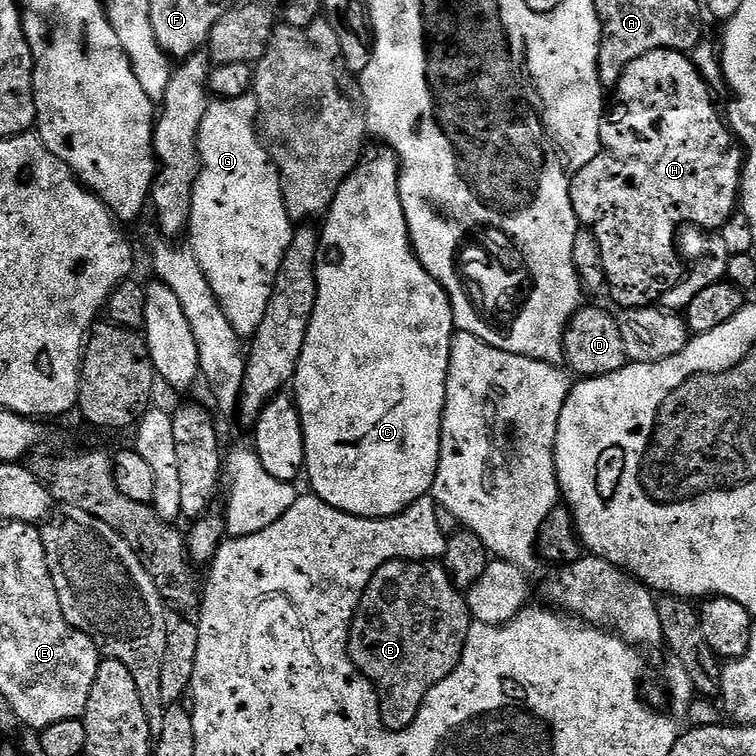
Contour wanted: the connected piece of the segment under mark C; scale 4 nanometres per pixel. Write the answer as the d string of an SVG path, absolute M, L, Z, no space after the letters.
M365 147L360 165L344 180L323 221L325 224L320 232L320 253L316 259L316 305L310 318L294 381L294 399L296 407L300 409L300 421L304 431L304 466L306 477L312 483L311 491L338 510L348 512L351 516L364 516L366 519L398 515L415 500L424 500L431 493L442 450L442 422L446 406L450 346L456 328L452 303L446 290L424 269L412 250L412 239L408 233L406 214L402 210L400 197L400 159L396 157L393 148L376 147L380 148Z

